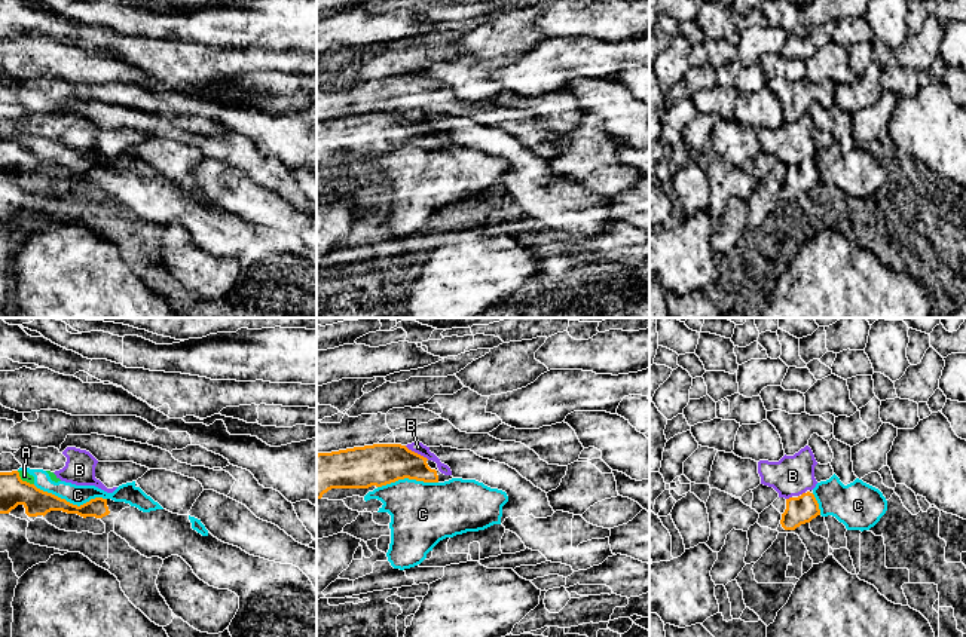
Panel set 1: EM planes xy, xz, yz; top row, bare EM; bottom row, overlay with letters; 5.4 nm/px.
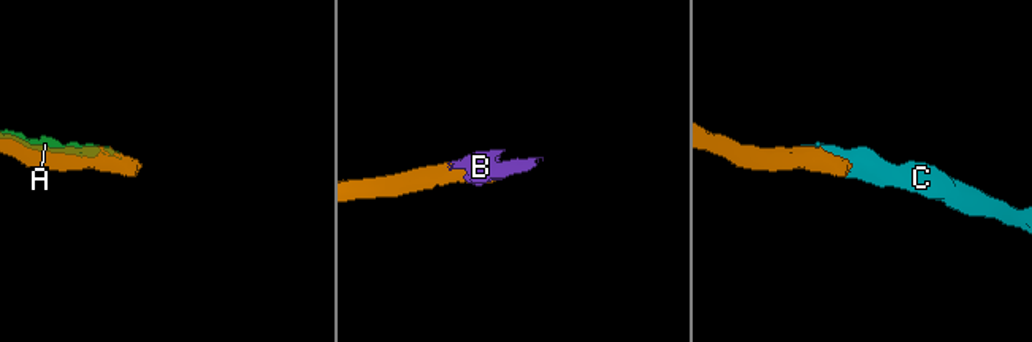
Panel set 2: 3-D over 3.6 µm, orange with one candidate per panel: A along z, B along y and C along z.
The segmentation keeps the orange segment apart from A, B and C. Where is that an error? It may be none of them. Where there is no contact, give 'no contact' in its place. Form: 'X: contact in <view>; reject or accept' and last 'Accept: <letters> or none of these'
A: contact in xy; reject
B: contact in xz; reject
C: contact in xy; reject
Accept: none of these

